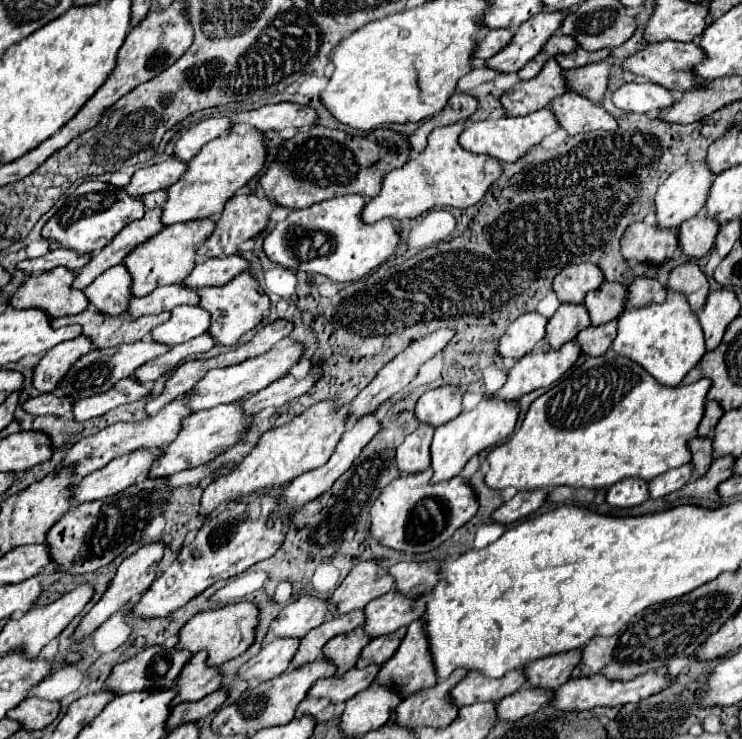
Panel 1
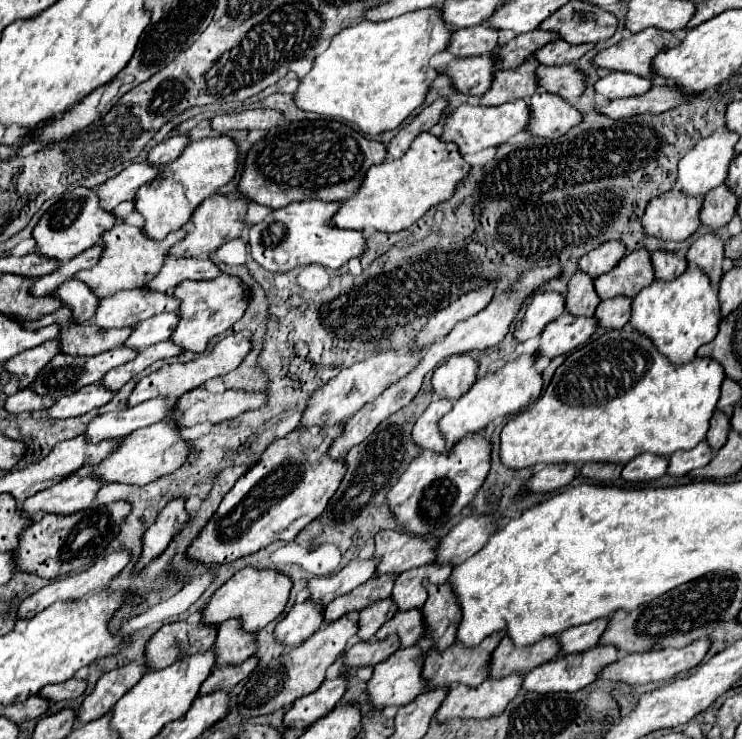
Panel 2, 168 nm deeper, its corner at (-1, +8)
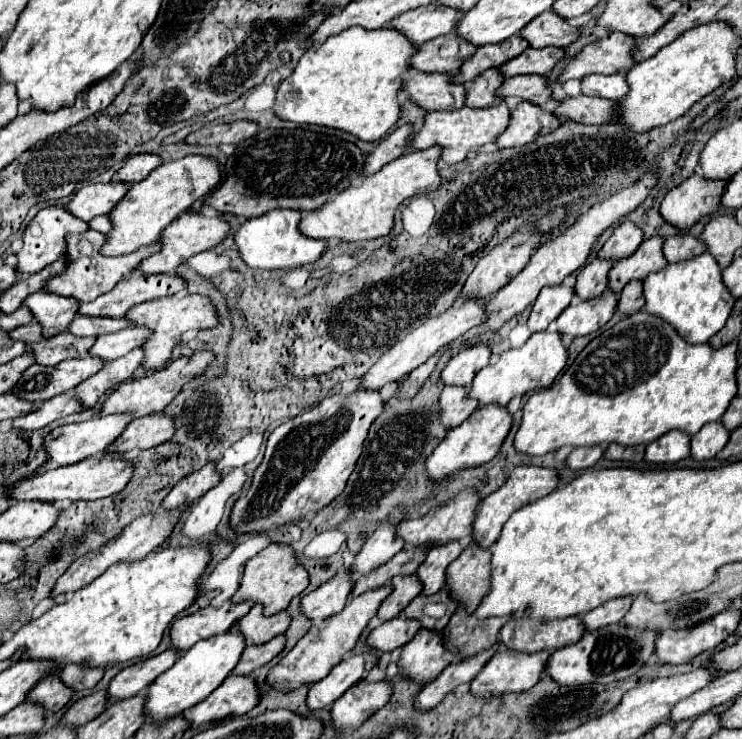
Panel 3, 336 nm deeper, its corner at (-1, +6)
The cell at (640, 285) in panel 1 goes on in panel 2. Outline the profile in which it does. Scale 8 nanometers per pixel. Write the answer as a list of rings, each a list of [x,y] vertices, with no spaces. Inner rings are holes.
[[[655,251],[651,255],[651,263],[655,269],[655,279],[661,279],[661,281],[675,279],[687,269],[687,261],[683,257],[677,257],[667,251]]]

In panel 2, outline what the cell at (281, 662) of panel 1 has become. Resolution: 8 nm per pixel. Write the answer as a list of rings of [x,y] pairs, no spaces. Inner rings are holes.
[[[303,601],[297,603],[285,619],[281,619],[275,627],[275,641],[285,647],[295,647],[309,639],[323,623],[323,607]]]

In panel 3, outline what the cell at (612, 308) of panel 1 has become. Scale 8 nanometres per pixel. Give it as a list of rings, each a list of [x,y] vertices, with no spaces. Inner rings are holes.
[[[659,235],[645,239],[633,255],[619,259],[609,273],[609,287],[619,295],[629,281],[645,279],[651,271],[663,269],[667,265],[667,259],[661,251],[663,241],[665,239]]]

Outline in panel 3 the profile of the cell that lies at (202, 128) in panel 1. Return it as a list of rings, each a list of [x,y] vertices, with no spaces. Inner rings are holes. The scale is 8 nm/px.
[[[141,153],[141,155],[133,155],[125,161],[125,165],[117,171],[117,181],[131,185],[137,181],[143,181],[155,167],[159,167],[163,161],[157,155],[149,155],[149,153]]]

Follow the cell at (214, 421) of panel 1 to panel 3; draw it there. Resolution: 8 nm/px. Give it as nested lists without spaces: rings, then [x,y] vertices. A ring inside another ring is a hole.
[[[101,455],[101,457],[85,459],[83,463],[49,469],[41,475],[23,479],[23,483],[15,483],[13,487],[9,487],[7,495],[9,499],[15,501],[47,501],[47,503],[57,503],[63,499],[89,501],[119,493],[129,483],[129,479],[131,479],[131,463],[123,461],[121,455]]]

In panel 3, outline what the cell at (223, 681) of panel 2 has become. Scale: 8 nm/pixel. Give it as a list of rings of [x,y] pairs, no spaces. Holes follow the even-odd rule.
[[[277,635],[267,643],[261,645],[249,645],[247,651],[243,651],[243,659],[239,661],[239,667],[235,669],[235,675],[247,675],[253,673],[257,667],[267,665],[273,657],[277,657],[285,647],[285,635]]]

